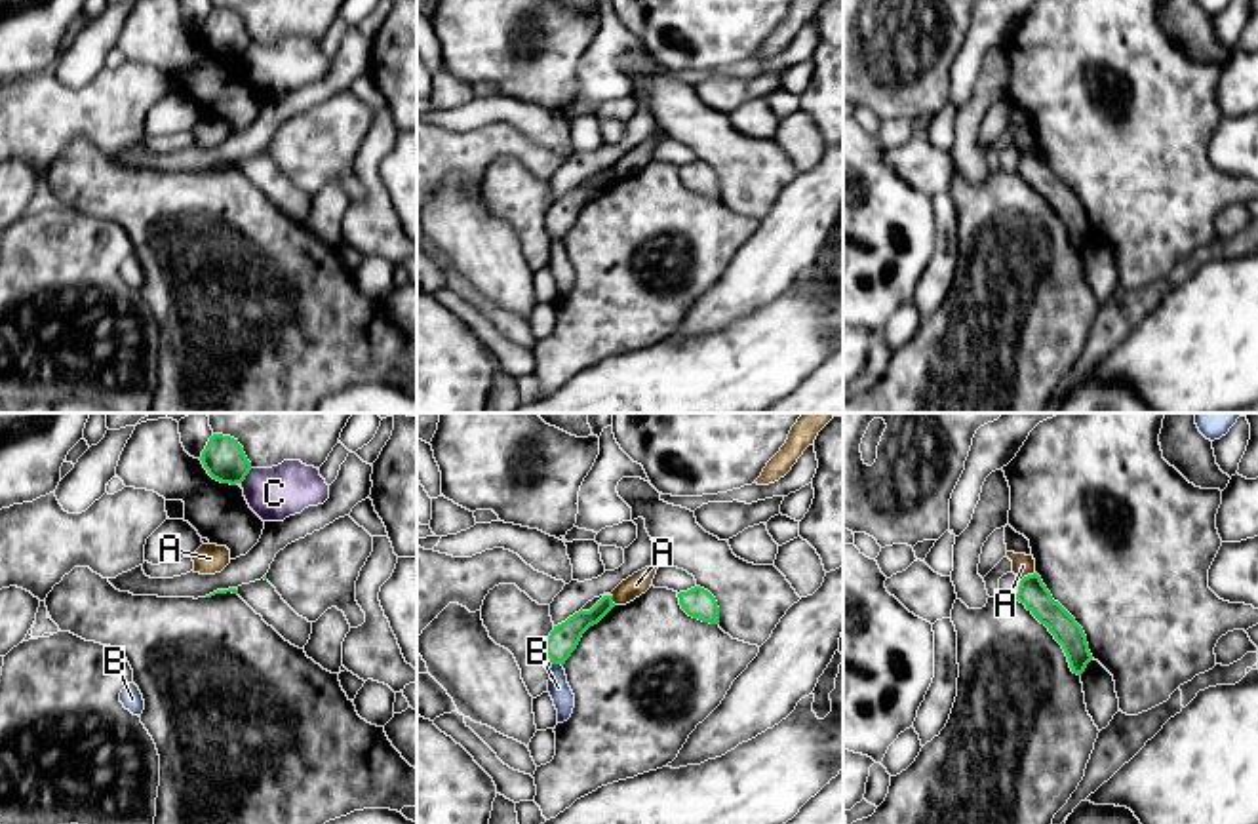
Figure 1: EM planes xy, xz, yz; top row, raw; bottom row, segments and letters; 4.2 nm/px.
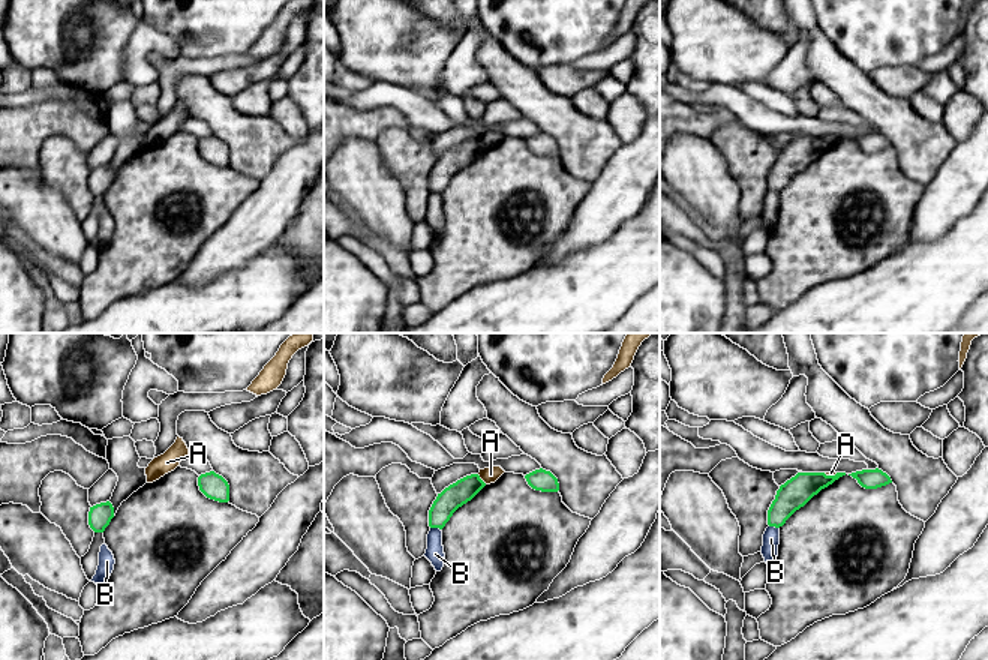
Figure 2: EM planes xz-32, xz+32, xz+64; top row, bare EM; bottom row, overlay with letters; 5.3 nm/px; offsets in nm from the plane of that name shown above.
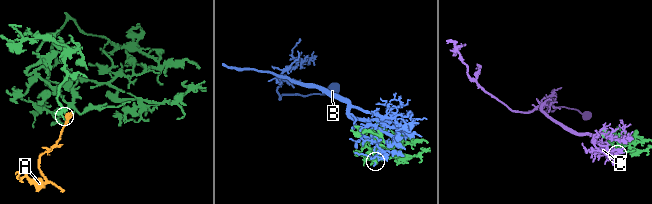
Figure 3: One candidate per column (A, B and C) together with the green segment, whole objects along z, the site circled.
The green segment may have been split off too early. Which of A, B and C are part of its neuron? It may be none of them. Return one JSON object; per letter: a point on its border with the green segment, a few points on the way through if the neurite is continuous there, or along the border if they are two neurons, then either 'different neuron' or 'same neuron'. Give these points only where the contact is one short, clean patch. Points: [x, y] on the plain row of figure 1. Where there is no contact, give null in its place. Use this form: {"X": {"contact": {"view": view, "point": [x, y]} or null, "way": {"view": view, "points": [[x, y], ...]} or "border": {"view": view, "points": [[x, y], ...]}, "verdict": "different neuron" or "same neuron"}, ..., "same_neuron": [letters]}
{"A": {"contact": {"view": "yz", "point": [1028, 149]}, "border": {"view": "yz", "points": [[1034, 145], [1021, 155]]}, "verdict": "different neuron"}, "B": {"contact": {"view": "xz", "point": [558, 236]}, "verdict": "different neuron"}, "C": {"contact": {"view": "xy", "point": [246, 48]}, "verdict": "different neuron"}, "same_neuron": []}

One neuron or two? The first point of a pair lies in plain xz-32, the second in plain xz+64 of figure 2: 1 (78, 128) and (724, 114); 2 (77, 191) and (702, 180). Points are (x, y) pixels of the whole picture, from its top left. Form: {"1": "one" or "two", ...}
{"1": "one", "2": "two"}

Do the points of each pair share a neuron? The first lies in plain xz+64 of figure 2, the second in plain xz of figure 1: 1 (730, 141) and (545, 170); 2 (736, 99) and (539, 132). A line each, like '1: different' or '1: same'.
1: different
2: same

